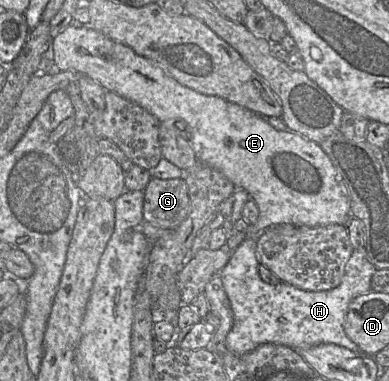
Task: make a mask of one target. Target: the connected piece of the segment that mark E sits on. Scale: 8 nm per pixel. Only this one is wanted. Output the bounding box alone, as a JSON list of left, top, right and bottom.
[51,24,351,251]

